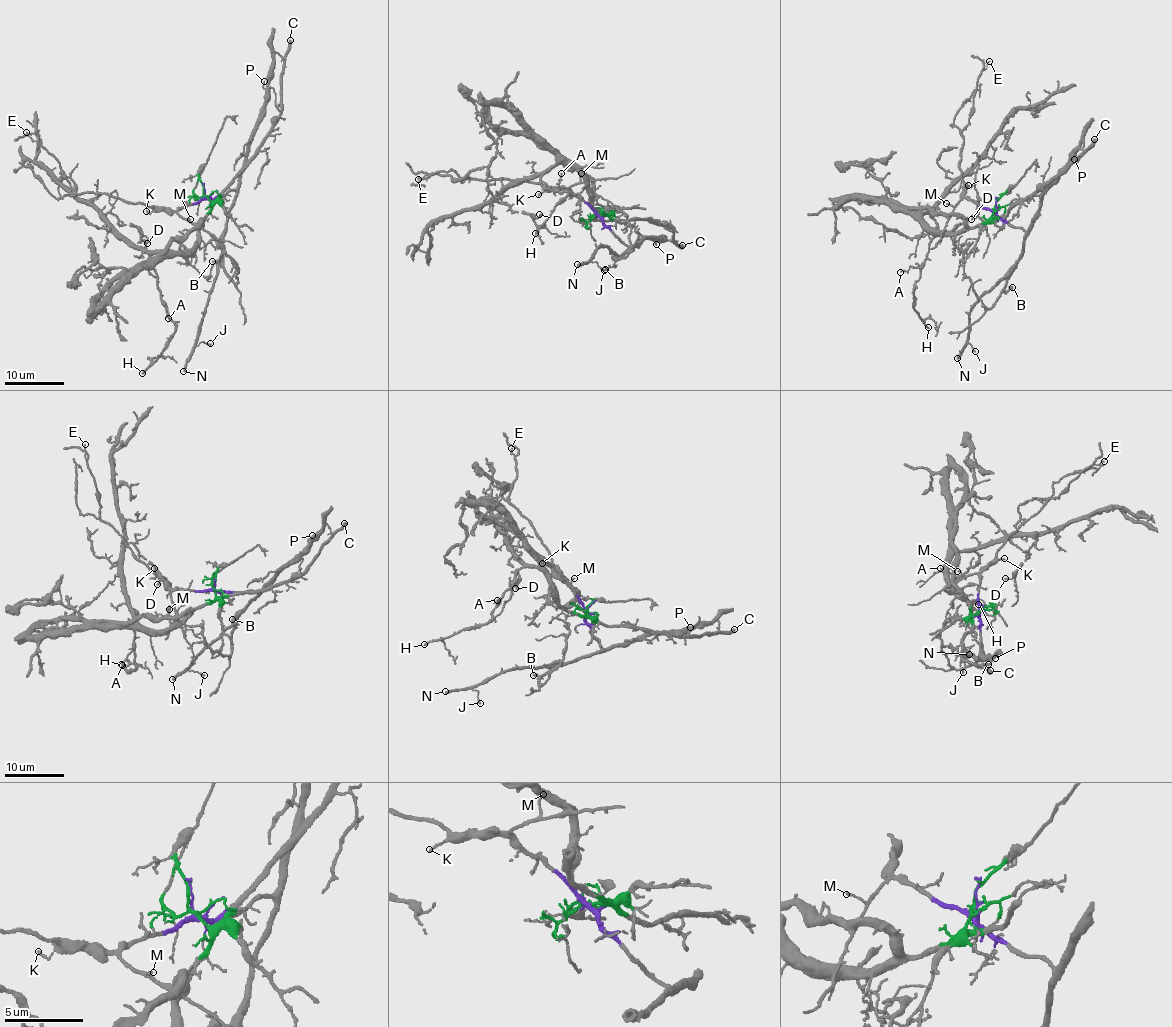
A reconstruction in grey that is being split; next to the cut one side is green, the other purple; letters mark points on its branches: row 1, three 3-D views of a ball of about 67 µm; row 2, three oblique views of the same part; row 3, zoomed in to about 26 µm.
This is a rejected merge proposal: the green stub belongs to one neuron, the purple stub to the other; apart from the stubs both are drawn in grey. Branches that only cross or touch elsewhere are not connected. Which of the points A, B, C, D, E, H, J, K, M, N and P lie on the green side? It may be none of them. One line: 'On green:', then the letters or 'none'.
On green: A, C, D, H

